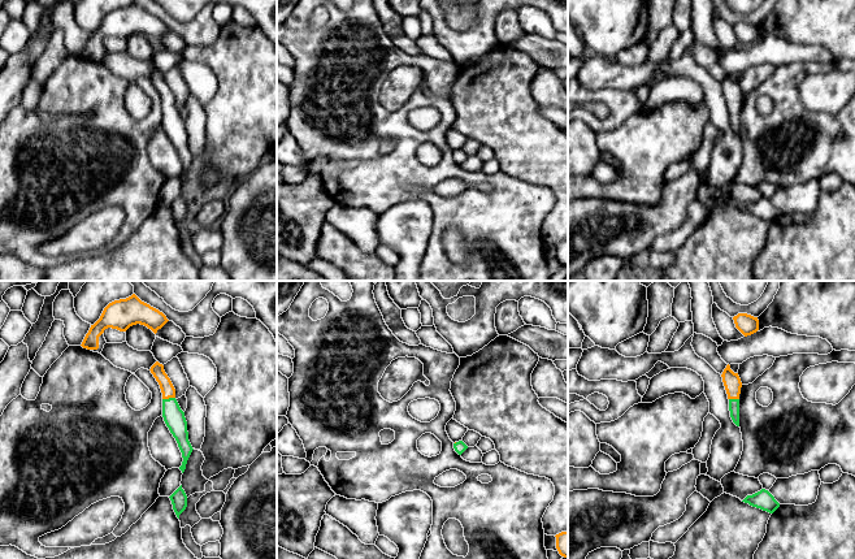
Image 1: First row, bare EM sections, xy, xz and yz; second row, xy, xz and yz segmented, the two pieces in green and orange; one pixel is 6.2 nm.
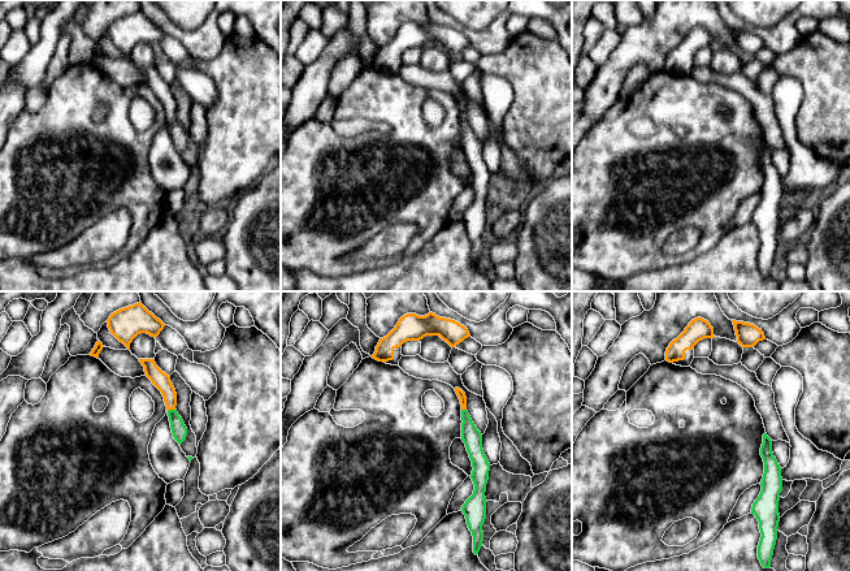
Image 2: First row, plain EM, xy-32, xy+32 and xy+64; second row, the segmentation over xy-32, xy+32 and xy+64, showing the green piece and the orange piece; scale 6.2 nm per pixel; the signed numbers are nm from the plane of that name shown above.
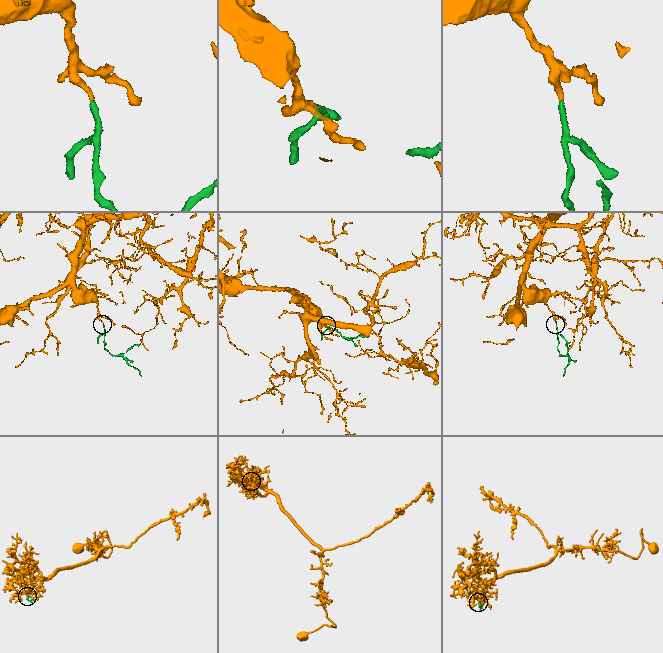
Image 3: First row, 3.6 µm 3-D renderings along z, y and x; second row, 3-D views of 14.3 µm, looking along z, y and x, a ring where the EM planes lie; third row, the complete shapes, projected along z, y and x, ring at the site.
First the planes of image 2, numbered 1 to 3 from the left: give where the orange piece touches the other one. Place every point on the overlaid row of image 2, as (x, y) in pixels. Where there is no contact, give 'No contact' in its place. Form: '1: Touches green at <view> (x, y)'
1: Touches green at xy-32 (170, 410)
2: Touches green at xy+32 (464, 410)
3: No contact

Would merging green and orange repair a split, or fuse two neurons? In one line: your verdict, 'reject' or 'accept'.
accept

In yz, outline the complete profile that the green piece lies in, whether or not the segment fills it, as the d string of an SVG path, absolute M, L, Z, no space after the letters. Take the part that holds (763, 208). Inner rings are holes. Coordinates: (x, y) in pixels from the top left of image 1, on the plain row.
M761 198L752 204L747 204L742 211L748 212L750 214L767 220L769 222L773 222L780 216L780 212L765 198Z

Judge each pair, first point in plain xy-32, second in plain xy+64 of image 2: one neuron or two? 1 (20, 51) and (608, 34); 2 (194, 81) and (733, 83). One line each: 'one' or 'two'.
1: one
2: two

